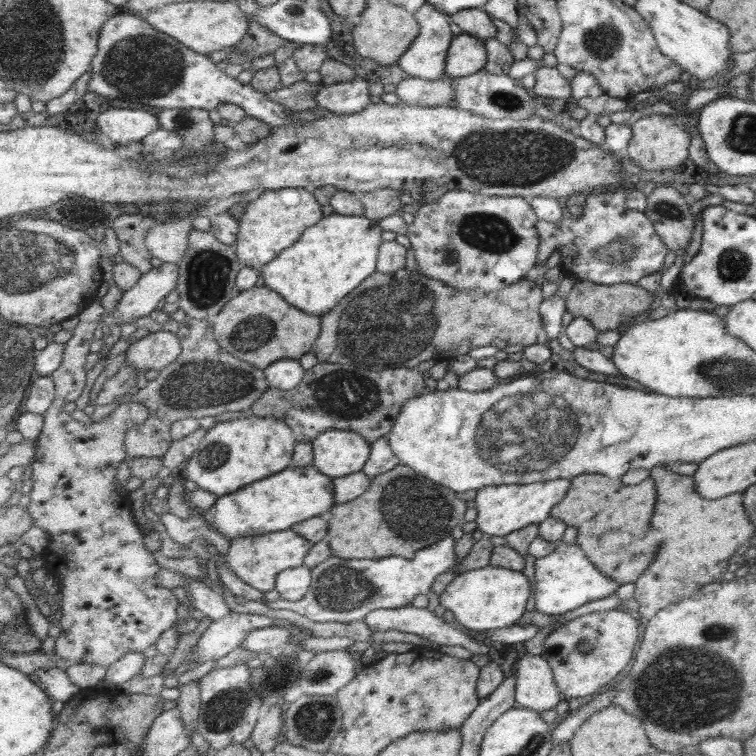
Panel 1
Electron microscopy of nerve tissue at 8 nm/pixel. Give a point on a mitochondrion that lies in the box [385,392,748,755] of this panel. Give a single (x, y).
(661, 689)

